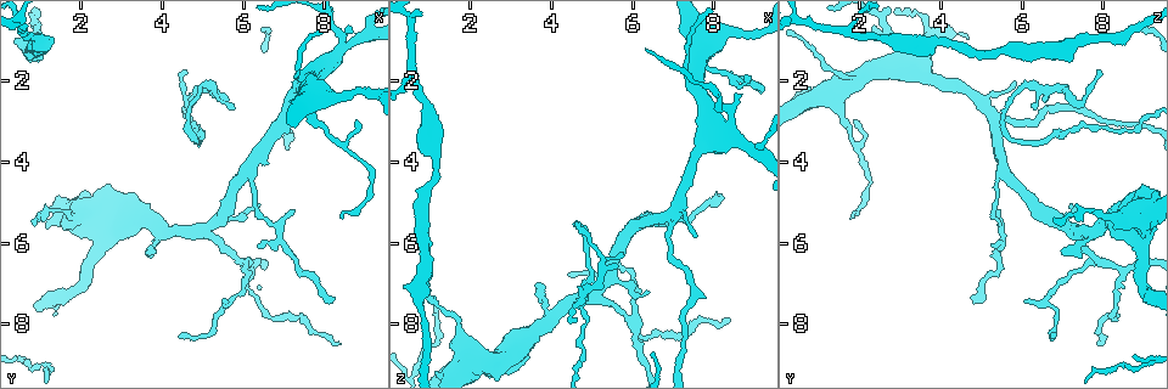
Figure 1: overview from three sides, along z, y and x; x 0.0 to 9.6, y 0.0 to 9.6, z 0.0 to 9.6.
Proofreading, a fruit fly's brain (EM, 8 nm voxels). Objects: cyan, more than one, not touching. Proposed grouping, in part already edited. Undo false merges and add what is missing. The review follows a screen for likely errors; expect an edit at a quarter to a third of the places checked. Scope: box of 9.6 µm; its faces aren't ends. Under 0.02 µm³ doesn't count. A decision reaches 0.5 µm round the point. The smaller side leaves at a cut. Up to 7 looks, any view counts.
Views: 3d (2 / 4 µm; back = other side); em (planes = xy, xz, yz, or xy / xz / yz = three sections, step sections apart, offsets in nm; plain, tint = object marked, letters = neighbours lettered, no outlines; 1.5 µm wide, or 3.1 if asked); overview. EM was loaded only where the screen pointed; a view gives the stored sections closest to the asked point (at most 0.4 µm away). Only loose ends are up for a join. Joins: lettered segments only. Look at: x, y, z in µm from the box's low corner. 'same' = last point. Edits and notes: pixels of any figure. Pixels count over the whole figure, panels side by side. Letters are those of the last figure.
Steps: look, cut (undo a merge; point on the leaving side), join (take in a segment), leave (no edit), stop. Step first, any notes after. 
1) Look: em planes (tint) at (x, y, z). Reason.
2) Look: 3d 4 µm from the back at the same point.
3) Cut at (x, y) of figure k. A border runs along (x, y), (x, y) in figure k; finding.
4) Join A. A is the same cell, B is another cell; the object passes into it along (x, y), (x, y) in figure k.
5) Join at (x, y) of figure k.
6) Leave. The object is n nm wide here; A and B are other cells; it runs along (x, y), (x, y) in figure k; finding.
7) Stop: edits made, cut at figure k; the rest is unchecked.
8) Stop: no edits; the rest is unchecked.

Look: 3d 2 µm at (4.70, 1.80, 7.80). Tapers out.

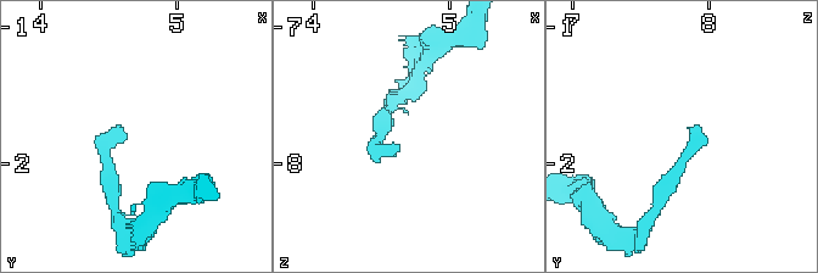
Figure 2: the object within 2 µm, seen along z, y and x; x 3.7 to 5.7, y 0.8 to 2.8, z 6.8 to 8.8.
Look: em planes (letters) at (4.62, 1.78, 7.84). Now the EM.

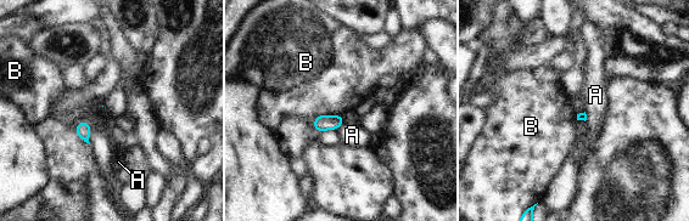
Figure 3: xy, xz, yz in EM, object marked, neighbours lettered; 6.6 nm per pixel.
Leave. A and B are other cells; a border runs along (342, 114), (319, 114), (314, 118) in figure 3; none of them fits.

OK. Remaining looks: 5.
Look: 3d 2 µm at (7.60, 1.95, 5.75). Branch stops here.

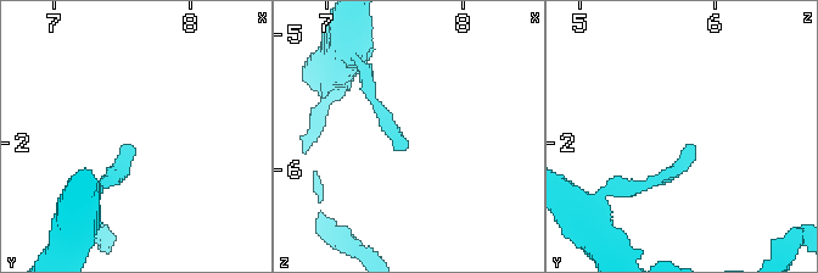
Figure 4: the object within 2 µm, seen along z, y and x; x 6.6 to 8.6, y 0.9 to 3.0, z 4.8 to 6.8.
Look: em planes (letters) at (7.56, 2.00, 5.80). Now the EM.

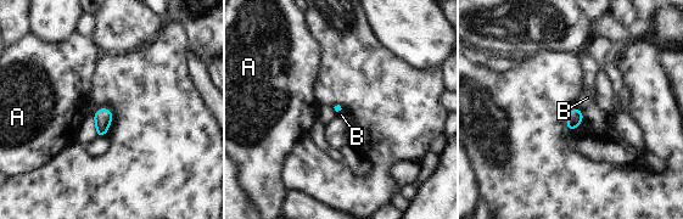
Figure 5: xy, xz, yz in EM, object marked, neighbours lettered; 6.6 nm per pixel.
Leave. A and B are other cells; a border runs along (576, 107), (582, 111) in figure 5; no lettered segment goes on from it.

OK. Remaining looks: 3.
Look: em xz step 4 (letters) at (4.40, 8.35, 6.85). An open end.

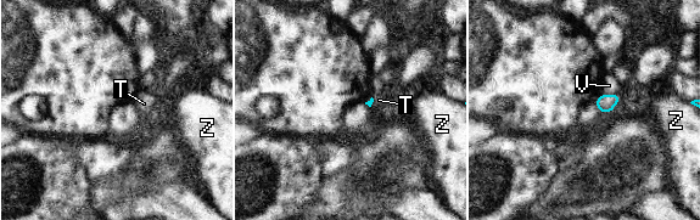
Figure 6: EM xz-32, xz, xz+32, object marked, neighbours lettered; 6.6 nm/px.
Leave. The longest contact is with V, 90 nm; T, V and Z are other cells; none of them fits.

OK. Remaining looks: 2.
Stop: no edits; the rest is unchecked.

